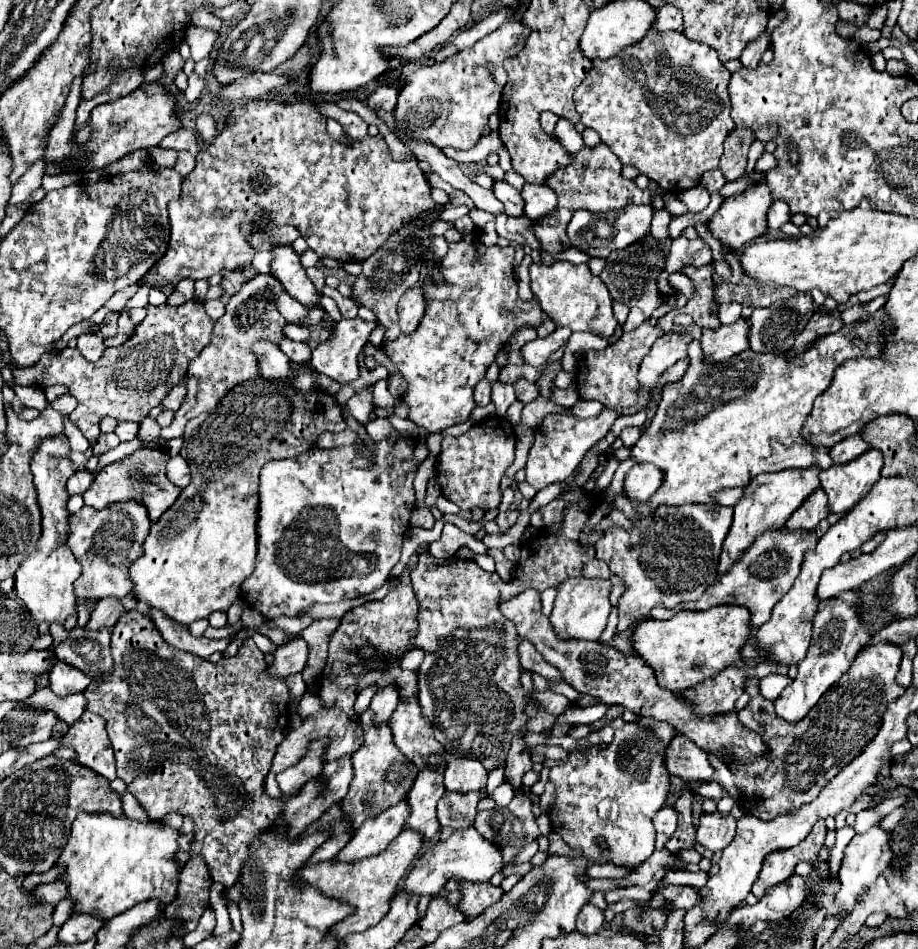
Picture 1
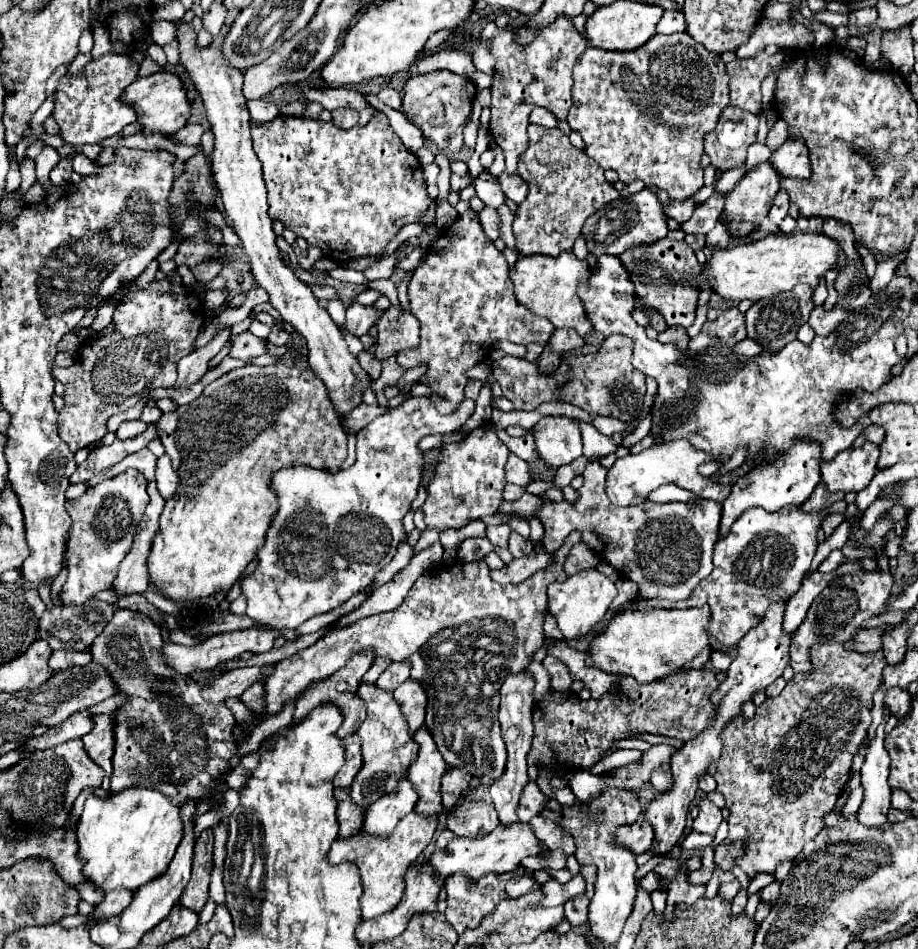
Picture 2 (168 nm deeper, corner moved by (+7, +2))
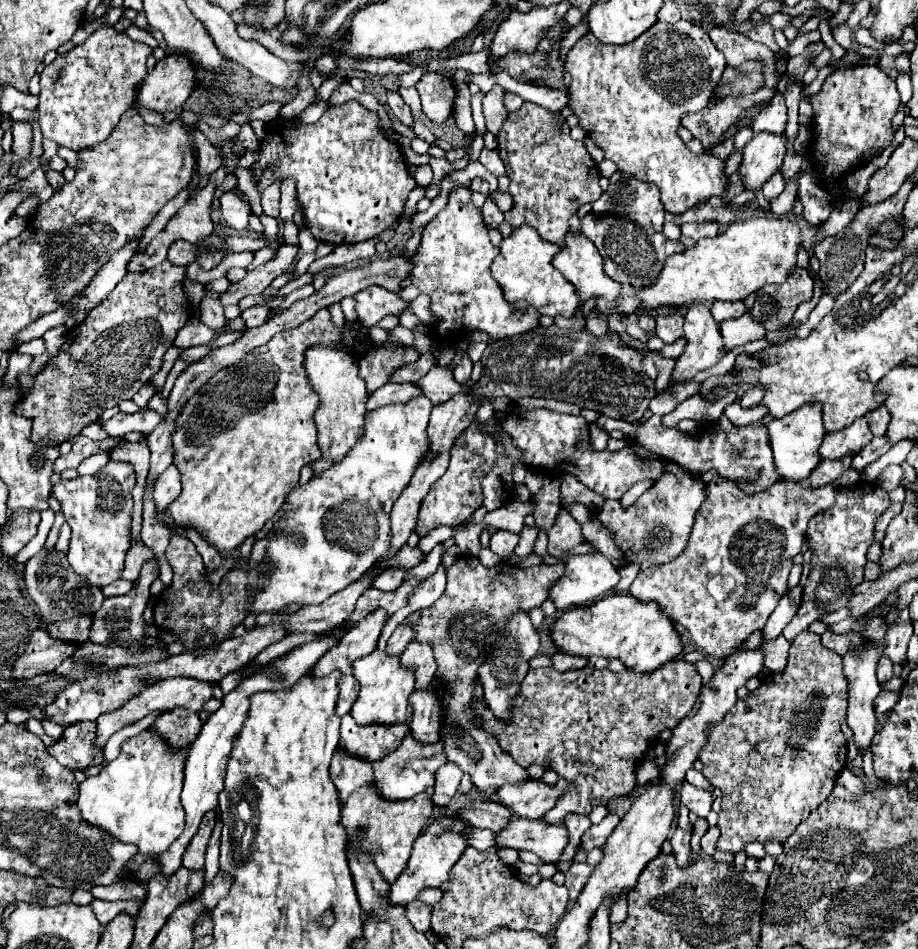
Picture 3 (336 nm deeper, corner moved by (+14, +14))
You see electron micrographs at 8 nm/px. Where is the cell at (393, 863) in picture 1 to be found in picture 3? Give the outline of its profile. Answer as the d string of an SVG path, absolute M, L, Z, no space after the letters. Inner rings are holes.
M372 785L368 787L368 793L352 793L352 809L356 813L368 813L368 819L362 819L364 841L360 841L360 845L366 853L374 855L378 871L386 877L388 883L392 883L406 869L412 845L432 815L432 789L404 801L386 801L384 797L376 795L376 791L376 785Z

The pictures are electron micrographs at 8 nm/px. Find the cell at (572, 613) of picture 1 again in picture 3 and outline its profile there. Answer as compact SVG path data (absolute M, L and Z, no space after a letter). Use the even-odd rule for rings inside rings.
M588 553L588 555L574 555L566 561L566 571L560 577L560 581L554 583L554 587L550 589L550 599L554 601L556 609L566 611L570 607L576 605L584 605L584 603L592 603L598 597L602 597L606 591L610 591L612 587L616 587L620 575L618 569L610 563L610 559L602 553Z

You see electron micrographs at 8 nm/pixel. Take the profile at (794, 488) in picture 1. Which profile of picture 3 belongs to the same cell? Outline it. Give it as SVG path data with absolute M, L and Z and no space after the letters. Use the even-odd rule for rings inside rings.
M802 405L796 409L796 413L790 413L780 419L772 419L768 423L768 433L770 433L770 443L774 449L774 463L776 471L782 479L788 481L800 481L810 475L810 471L822 461L818 449L824 439L824 425L820 417L820 405Z

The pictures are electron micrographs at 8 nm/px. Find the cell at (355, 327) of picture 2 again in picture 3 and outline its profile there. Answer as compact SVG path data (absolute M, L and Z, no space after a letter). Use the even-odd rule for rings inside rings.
M374 285L372 289L364 289L354 297L356 297L358 319L366 327L374 327L386 315L400 317L408 309L408 301L404 301L398 293L392 293L378 285Z

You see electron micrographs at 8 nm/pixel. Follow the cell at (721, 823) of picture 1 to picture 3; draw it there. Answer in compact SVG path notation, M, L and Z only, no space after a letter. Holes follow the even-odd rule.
M682 783L682 789L680 789L680 801L690 809L694 811L698 817L706 817L710 813L710 805L712 805L712 795L710 791L706 789L700 789L700 787L694 787L690 783Z

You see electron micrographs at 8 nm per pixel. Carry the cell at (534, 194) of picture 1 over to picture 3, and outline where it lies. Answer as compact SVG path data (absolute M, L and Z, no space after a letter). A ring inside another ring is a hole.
M482 149L482 151L480 151L478 161L480 161L480 163L482 163L482 165L492 173L492 175L496 175L496 177L500 177L500 175L504 175L504 173L506 173L504 163L502 163L502 159L498 157L498 151Z

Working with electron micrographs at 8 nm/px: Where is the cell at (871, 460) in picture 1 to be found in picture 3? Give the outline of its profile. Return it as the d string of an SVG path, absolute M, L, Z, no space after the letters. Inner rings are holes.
M864 417L856 419L848 429L826 433L824 443L820 447L822 459L842 459L844 455L856 455L864 445L872 441L872 433Z

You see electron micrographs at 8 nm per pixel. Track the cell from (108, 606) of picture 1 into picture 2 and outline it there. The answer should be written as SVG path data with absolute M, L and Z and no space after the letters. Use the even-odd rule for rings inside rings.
M149 483L147 491L151 495L151 501L145 509L145 515L143 515L141 523L139 523L139 529L137 529L137 535L135 535L135 541L133 541L133 549L123 559L123 563L119 567L119 573L113 581L115 597L125 597L127 593L143 593L149 587L149 573L147 573L145 559L149 555L151 539L157 531L157 521L159 521L159 515L163 511L165 499L159 495L155 483Z

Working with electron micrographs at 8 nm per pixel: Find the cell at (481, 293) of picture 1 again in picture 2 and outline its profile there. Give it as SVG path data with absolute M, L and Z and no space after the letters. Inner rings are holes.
M467 211L465 215L459 215L459 219L453 225L449 225L445 233L427 249L425 261L413 271L413 277L409 281L409 303L411 307L417 307L417 319L421 323L421 343L415 349L397 353L397 363L405 371L419 365L427 367L425 375L421 377L421 383L431 387L429 399L435 401L439 413L443 415L453 413L463 403L465 373L475 363L485 359L485 353L491 345L489 341L509 339L511 343L519 343L519 345L527 345L533 341L545 345L555 329L547 319L537 317L525 305L517 303L509 279L509 265L503 253L497 251L493 241L487 239L487 235L483 233L475 211Z

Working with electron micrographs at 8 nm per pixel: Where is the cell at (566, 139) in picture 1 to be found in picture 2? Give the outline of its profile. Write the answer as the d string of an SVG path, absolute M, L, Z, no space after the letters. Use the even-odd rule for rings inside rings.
M535 107L529 115L529 121L545 125L545 127L557 127L557 117L551 111L547 111L545 107Z

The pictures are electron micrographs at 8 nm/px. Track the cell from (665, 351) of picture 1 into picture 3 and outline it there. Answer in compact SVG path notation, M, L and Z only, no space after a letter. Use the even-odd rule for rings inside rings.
M680 313L672 315L658 315L656 317L656 328L654 333L660 337L664 343L674 343L684 335L684 317Z

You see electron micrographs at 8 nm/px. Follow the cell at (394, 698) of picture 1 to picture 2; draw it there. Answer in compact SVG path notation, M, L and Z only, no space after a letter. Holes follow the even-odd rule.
M391 663L383 675L377 679L377 687L385 689L385 691L395 691L403 681L409 679L409 667L407 663Z

